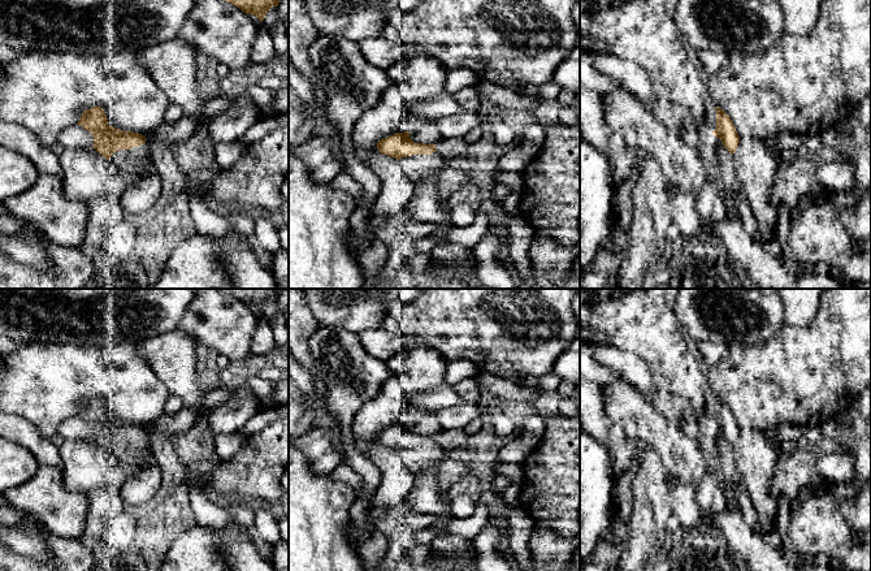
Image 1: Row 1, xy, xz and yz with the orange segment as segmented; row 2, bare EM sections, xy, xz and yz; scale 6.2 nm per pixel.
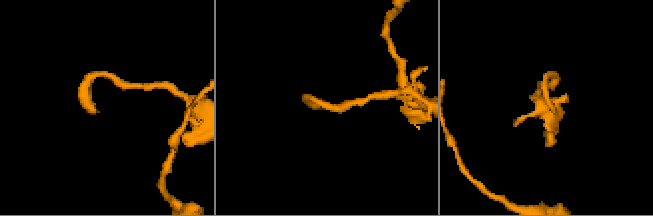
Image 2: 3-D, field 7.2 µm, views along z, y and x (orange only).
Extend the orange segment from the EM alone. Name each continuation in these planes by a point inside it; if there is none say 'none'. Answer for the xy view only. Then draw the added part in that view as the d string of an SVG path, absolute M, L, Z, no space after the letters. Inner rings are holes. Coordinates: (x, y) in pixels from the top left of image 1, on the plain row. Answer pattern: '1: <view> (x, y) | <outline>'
1: xy (130, 454) | M147 433L139 438L113 444L109 453L124 468L125 476L136 477L144 466L144 455L151 450Z

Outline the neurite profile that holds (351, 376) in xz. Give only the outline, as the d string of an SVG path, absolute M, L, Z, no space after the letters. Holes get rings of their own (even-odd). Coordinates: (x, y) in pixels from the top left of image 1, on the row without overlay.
M339 326L318 328L308 345L325 384L325 407L347 429L361 406L381 392L391 369L365 351L359 333Z

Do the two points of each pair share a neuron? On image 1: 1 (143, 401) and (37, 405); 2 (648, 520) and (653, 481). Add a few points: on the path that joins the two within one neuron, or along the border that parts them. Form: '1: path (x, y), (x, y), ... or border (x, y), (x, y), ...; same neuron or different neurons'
1: path (117, 388), (63, 388); same neuron
2: path (648, 511), (650, 491); same neuron

